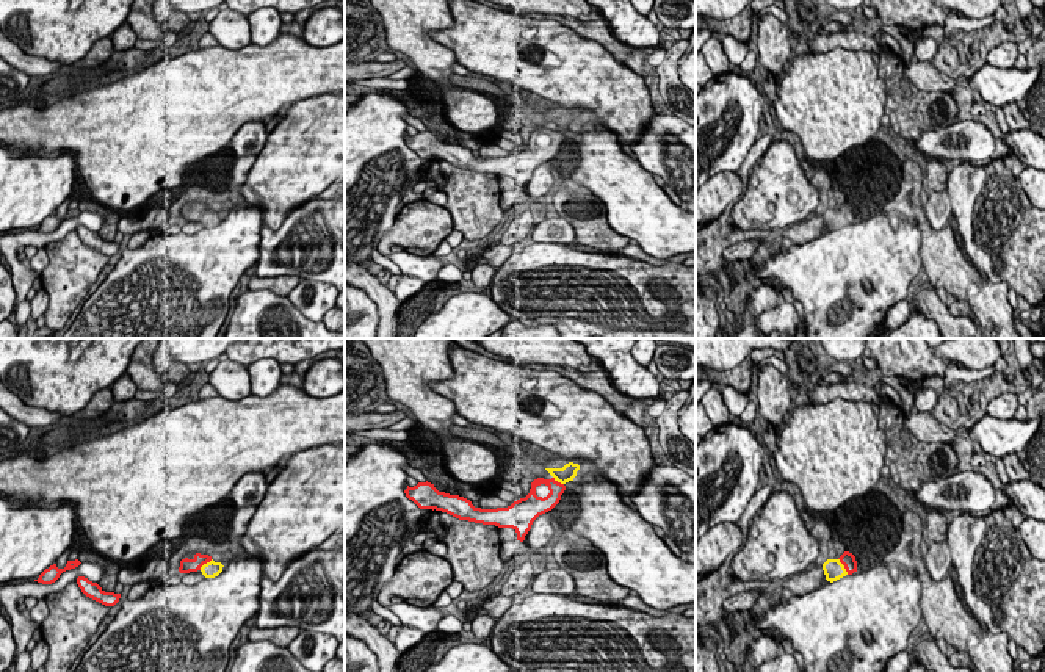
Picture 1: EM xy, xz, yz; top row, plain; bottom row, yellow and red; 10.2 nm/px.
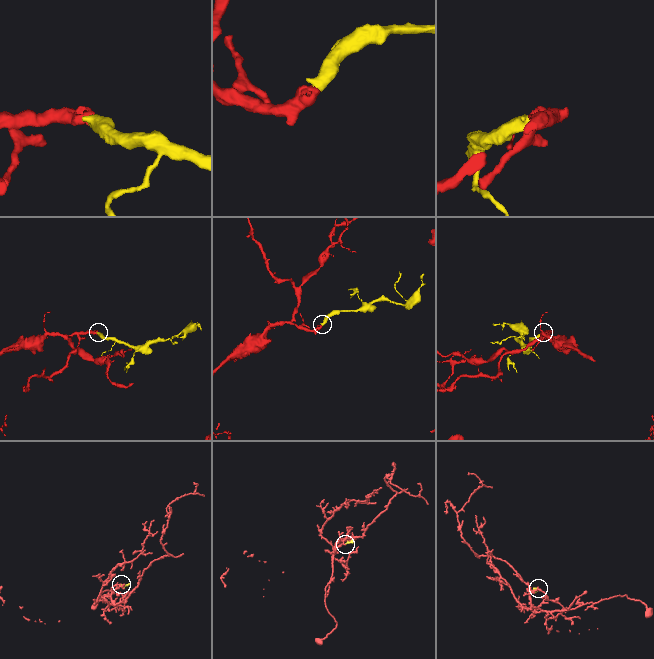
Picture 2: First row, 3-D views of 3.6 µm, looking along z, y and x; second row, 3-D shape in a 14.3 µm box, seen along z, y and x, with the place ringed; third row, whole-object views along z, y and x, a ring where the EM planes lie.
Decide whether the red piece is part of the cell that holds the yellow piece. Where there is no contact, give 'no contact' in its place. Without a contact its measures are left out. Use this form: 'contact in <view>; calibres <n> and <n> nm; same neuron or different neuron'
contact in yz; calibres 200 and 160 nm; same neuron

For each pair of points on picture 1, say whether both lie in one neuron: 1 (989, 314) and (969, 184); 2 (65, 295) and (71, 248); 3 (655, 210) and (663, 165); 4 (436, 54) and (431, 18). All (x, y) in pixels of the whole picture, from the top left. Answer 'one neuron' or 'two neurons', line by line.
1: two neurons
2: one neuron
3: two neurons
4: one neuron

